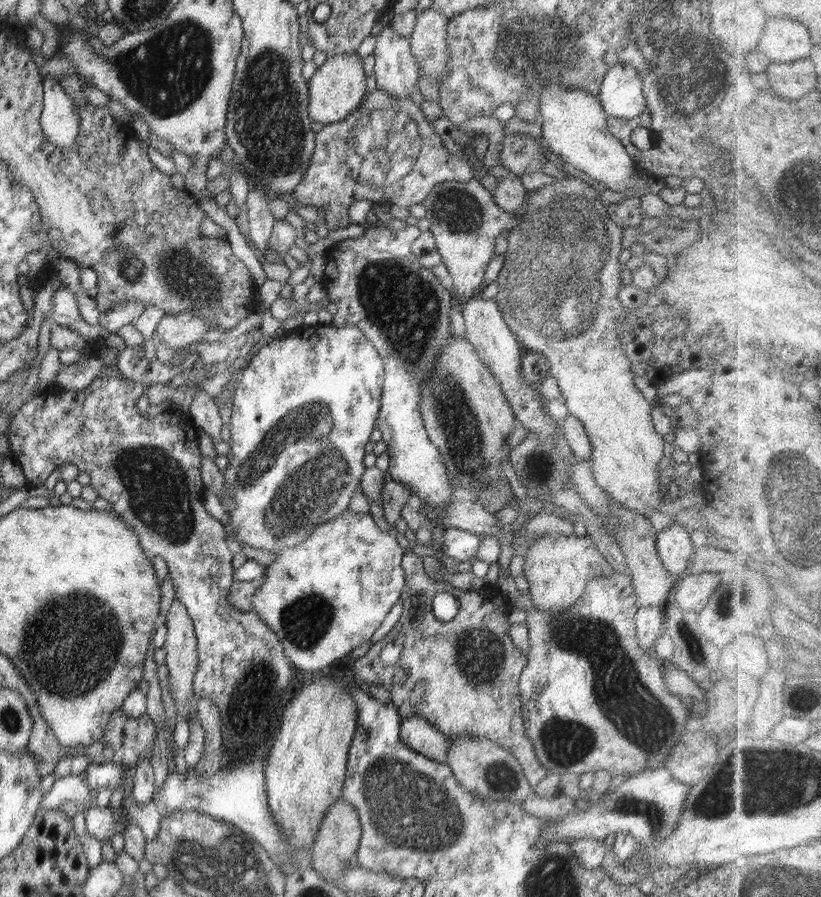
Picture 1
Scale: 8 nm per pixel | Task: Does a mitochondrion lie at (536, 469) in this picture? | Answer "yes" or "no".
yes

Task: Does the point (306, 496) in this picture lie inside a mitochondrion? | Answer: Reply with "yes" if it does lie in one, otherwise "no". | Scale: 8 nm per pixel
yes

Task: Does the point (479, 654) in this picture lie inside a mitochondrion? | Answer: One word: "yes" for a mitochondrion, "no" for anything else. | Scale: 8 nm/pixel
yes

